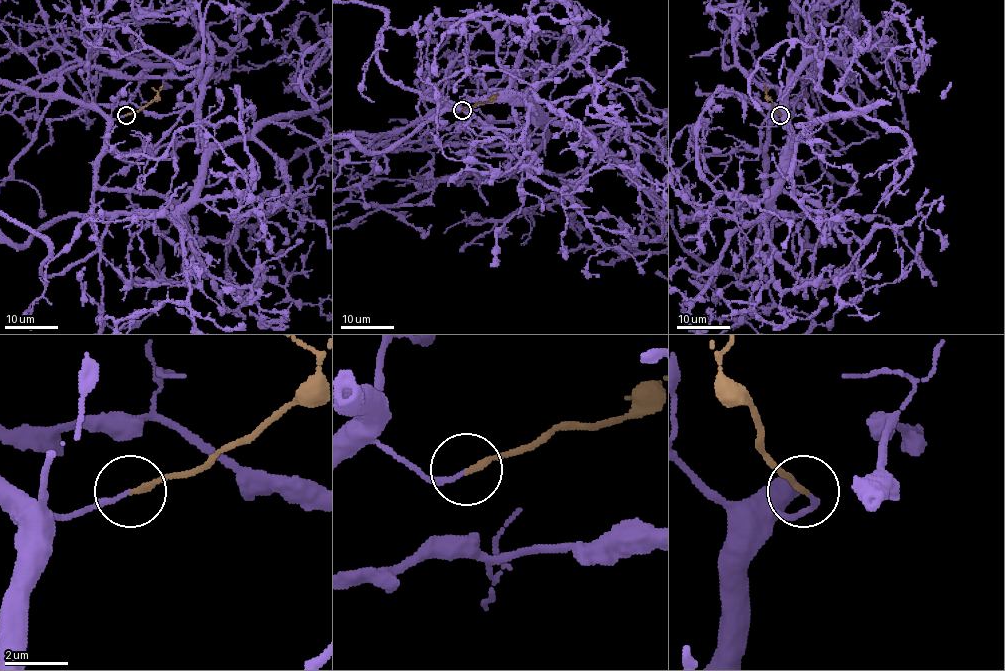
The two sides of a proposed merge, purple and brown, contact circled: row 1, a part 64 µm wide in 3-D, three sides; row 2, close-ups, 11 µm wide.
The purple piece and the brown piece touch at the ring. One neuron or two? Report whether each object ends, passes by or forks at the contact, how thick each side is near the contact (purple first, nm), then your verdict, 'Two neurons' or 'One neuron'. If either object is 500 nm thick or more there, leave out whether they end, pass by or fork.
At the ring purple ends. At the ring brown ends. Thickness 130 nm (purple) against 180 nm. One neuron

